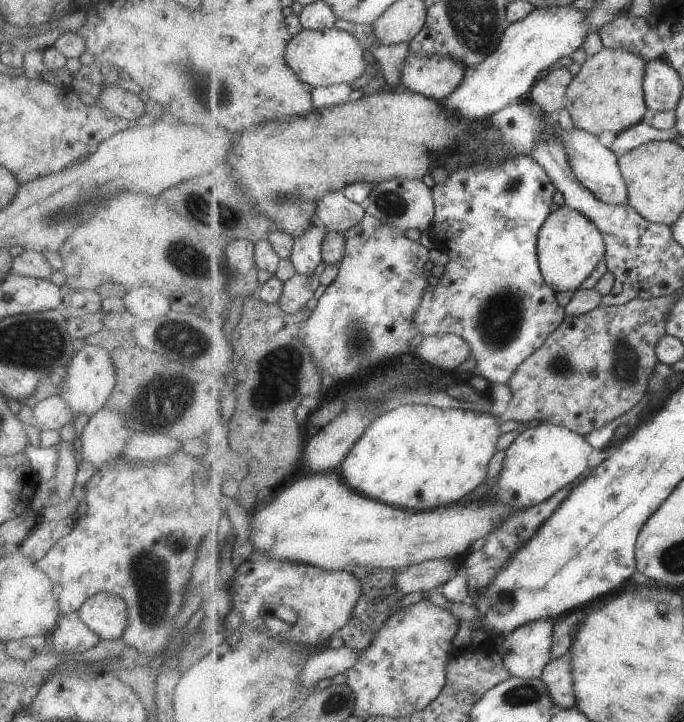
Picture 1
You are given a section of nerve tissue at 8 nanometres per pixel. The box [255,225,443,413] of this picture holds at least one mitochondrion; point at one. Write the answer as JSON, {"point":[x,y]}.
{"point":[359,348]}

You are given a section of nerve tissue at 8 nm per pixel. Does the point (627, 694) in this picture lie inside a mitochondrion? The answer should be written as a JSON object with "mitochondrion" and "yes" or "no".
{"mitochondrion":"no"}

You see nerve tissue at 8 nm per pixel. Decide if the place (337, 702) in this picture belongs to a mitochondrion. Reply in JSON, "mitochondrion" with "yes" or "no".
{"mitochondrion":"yes"}

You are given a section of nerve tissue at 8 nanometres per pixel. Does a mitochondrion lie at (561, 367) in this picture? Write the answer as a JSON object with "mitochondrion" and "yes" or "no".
{"mitochondrion":"yes"}

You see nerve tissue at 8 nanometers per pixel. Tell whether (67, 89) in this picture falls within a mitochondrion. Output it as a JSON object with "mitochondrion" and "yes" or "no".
{"mitochondrion":"no"}

